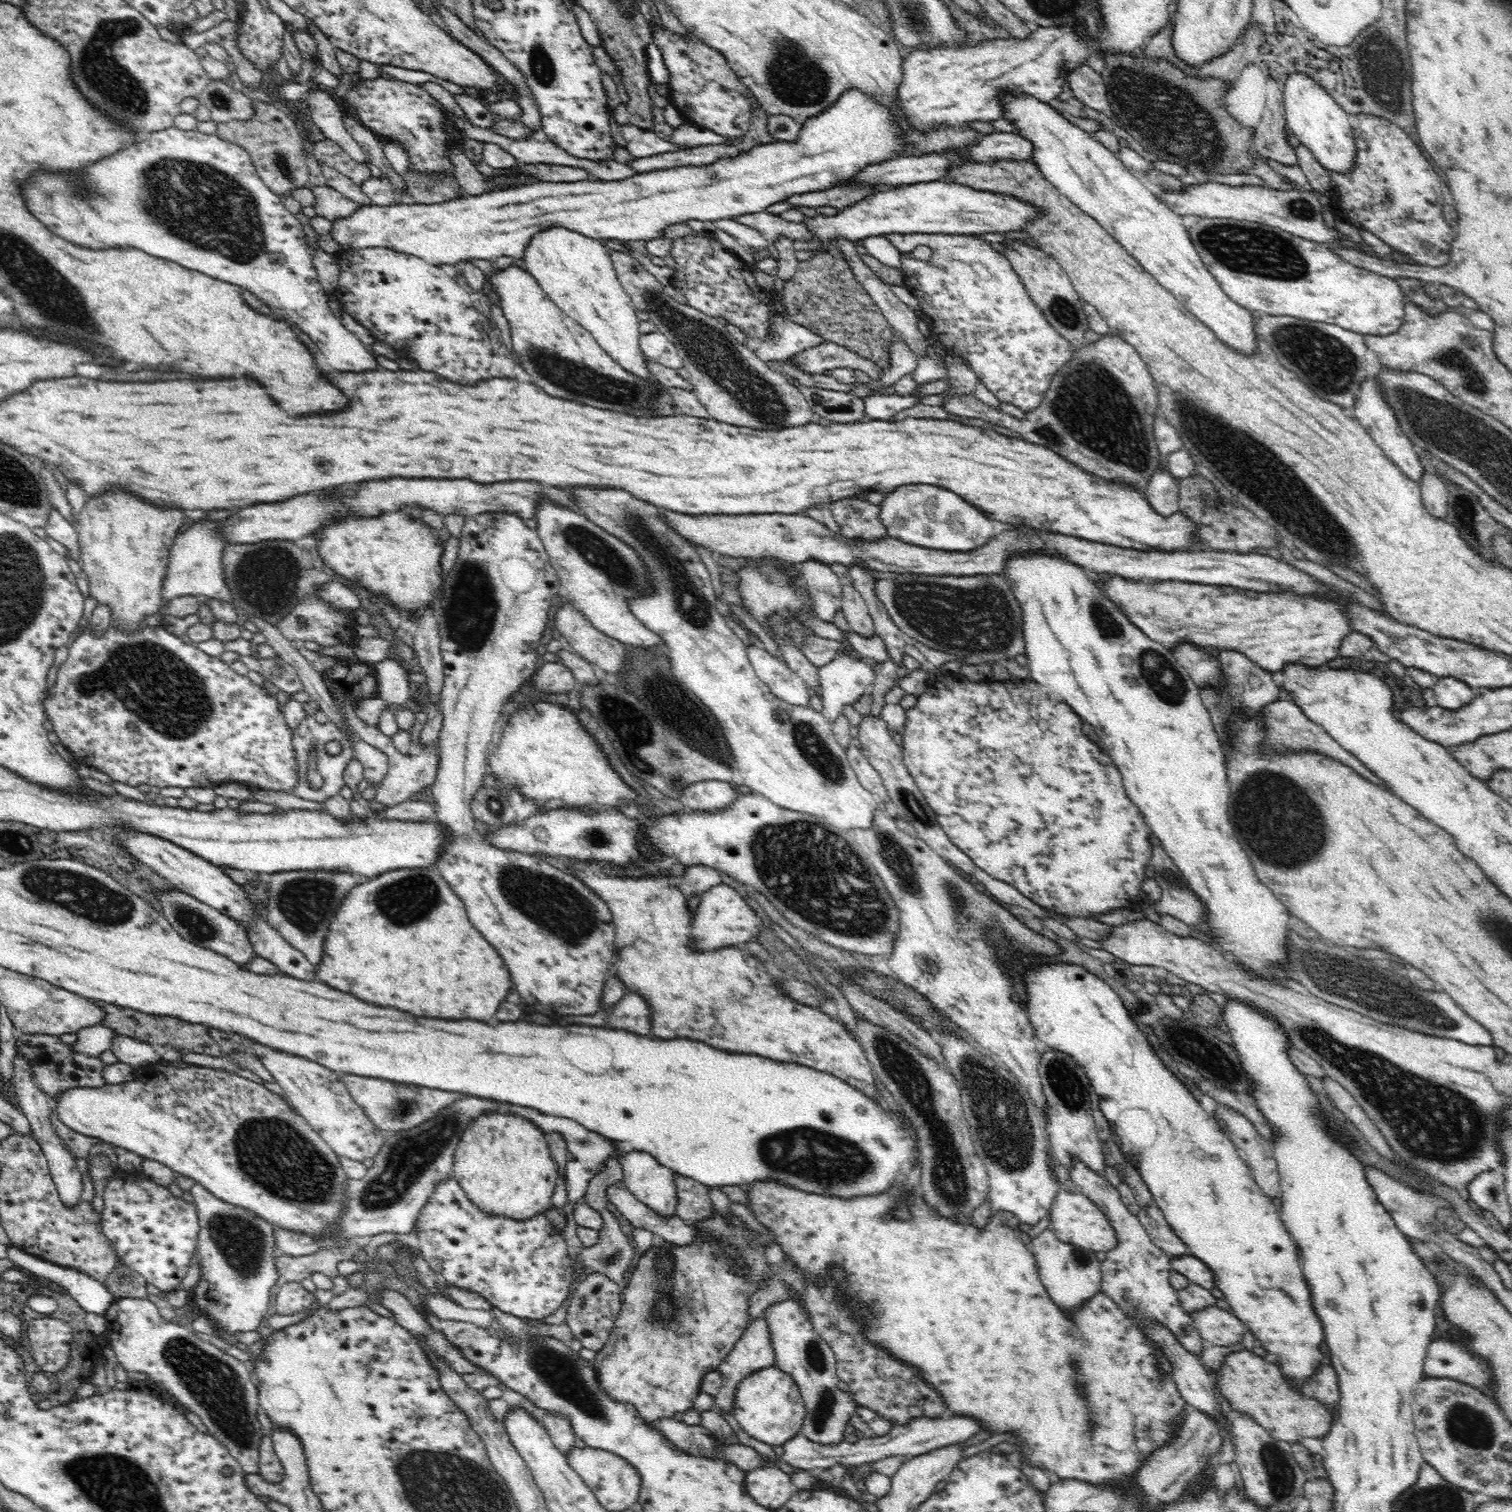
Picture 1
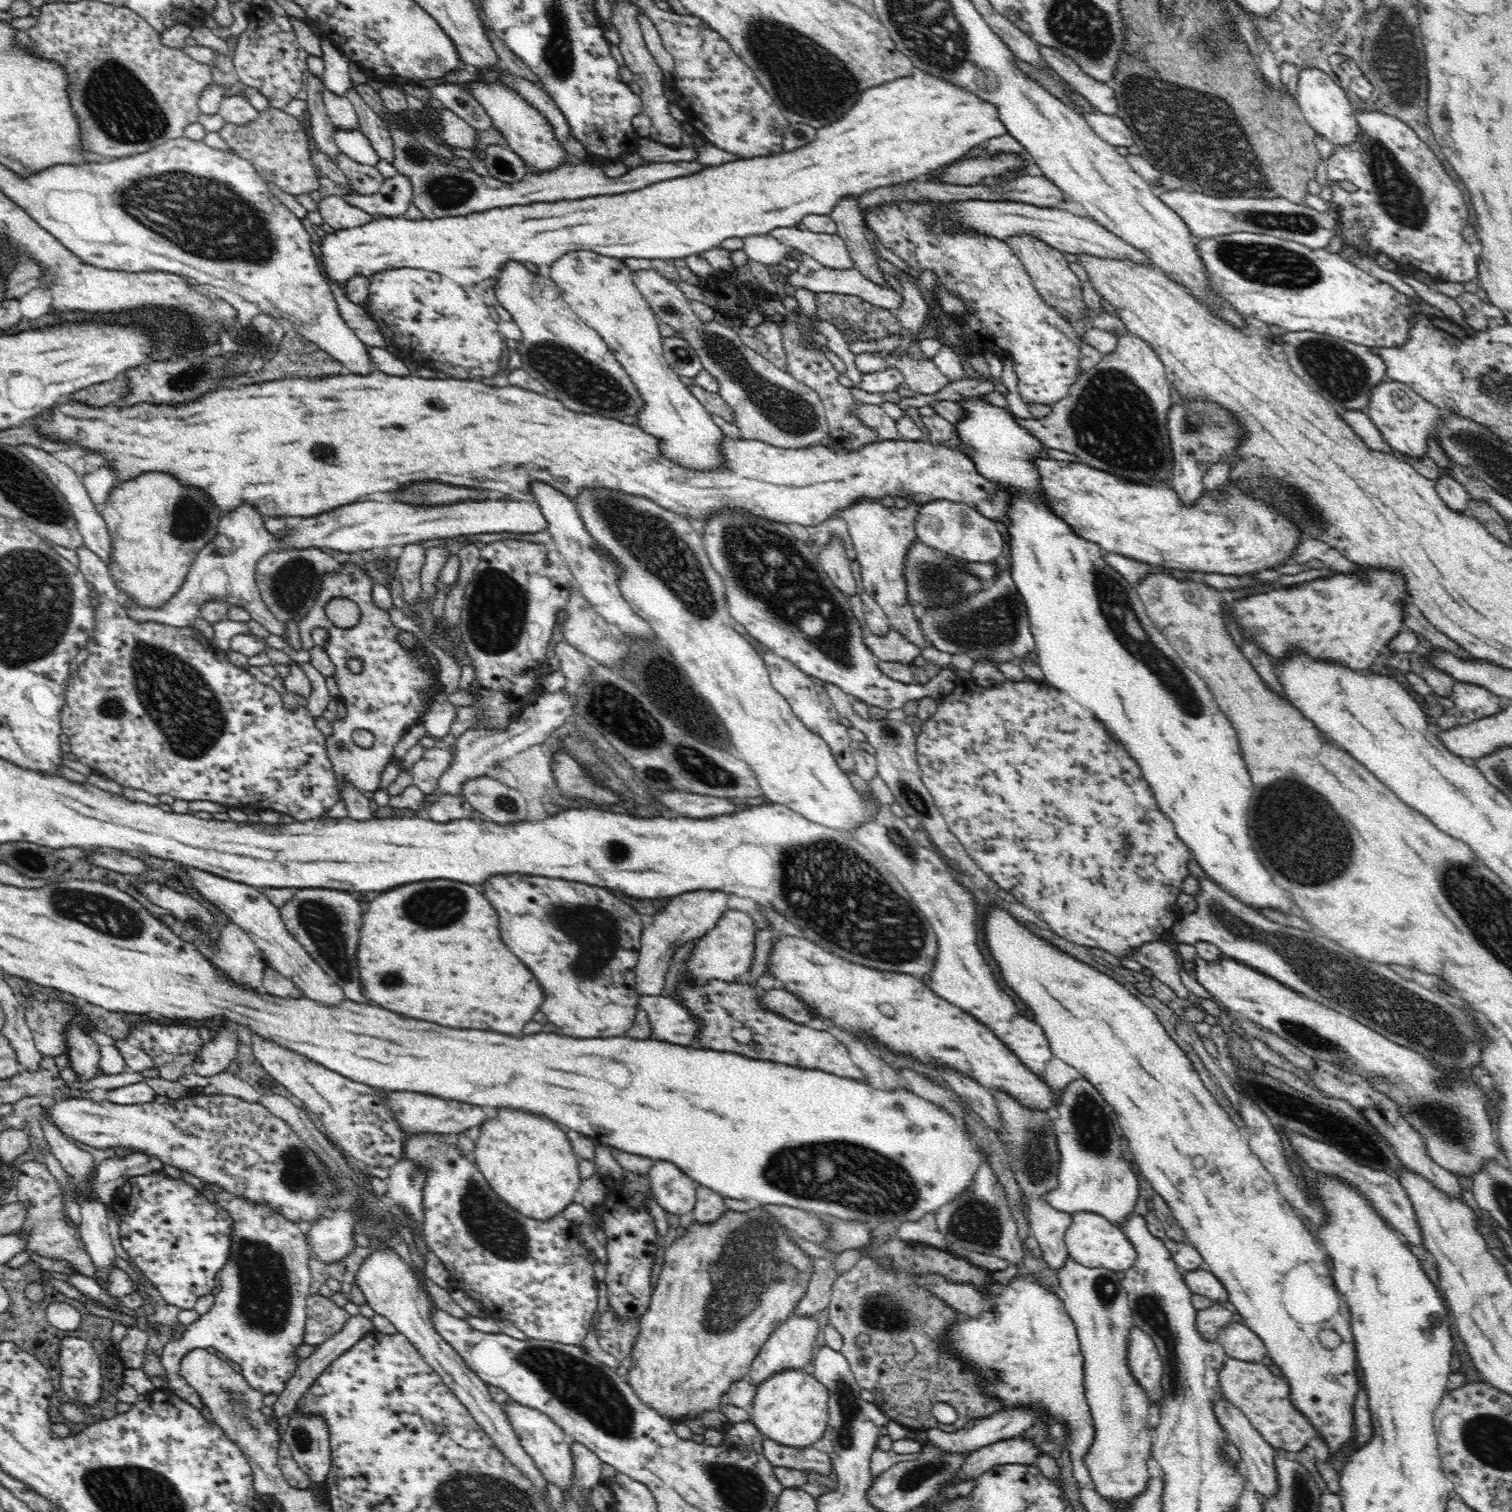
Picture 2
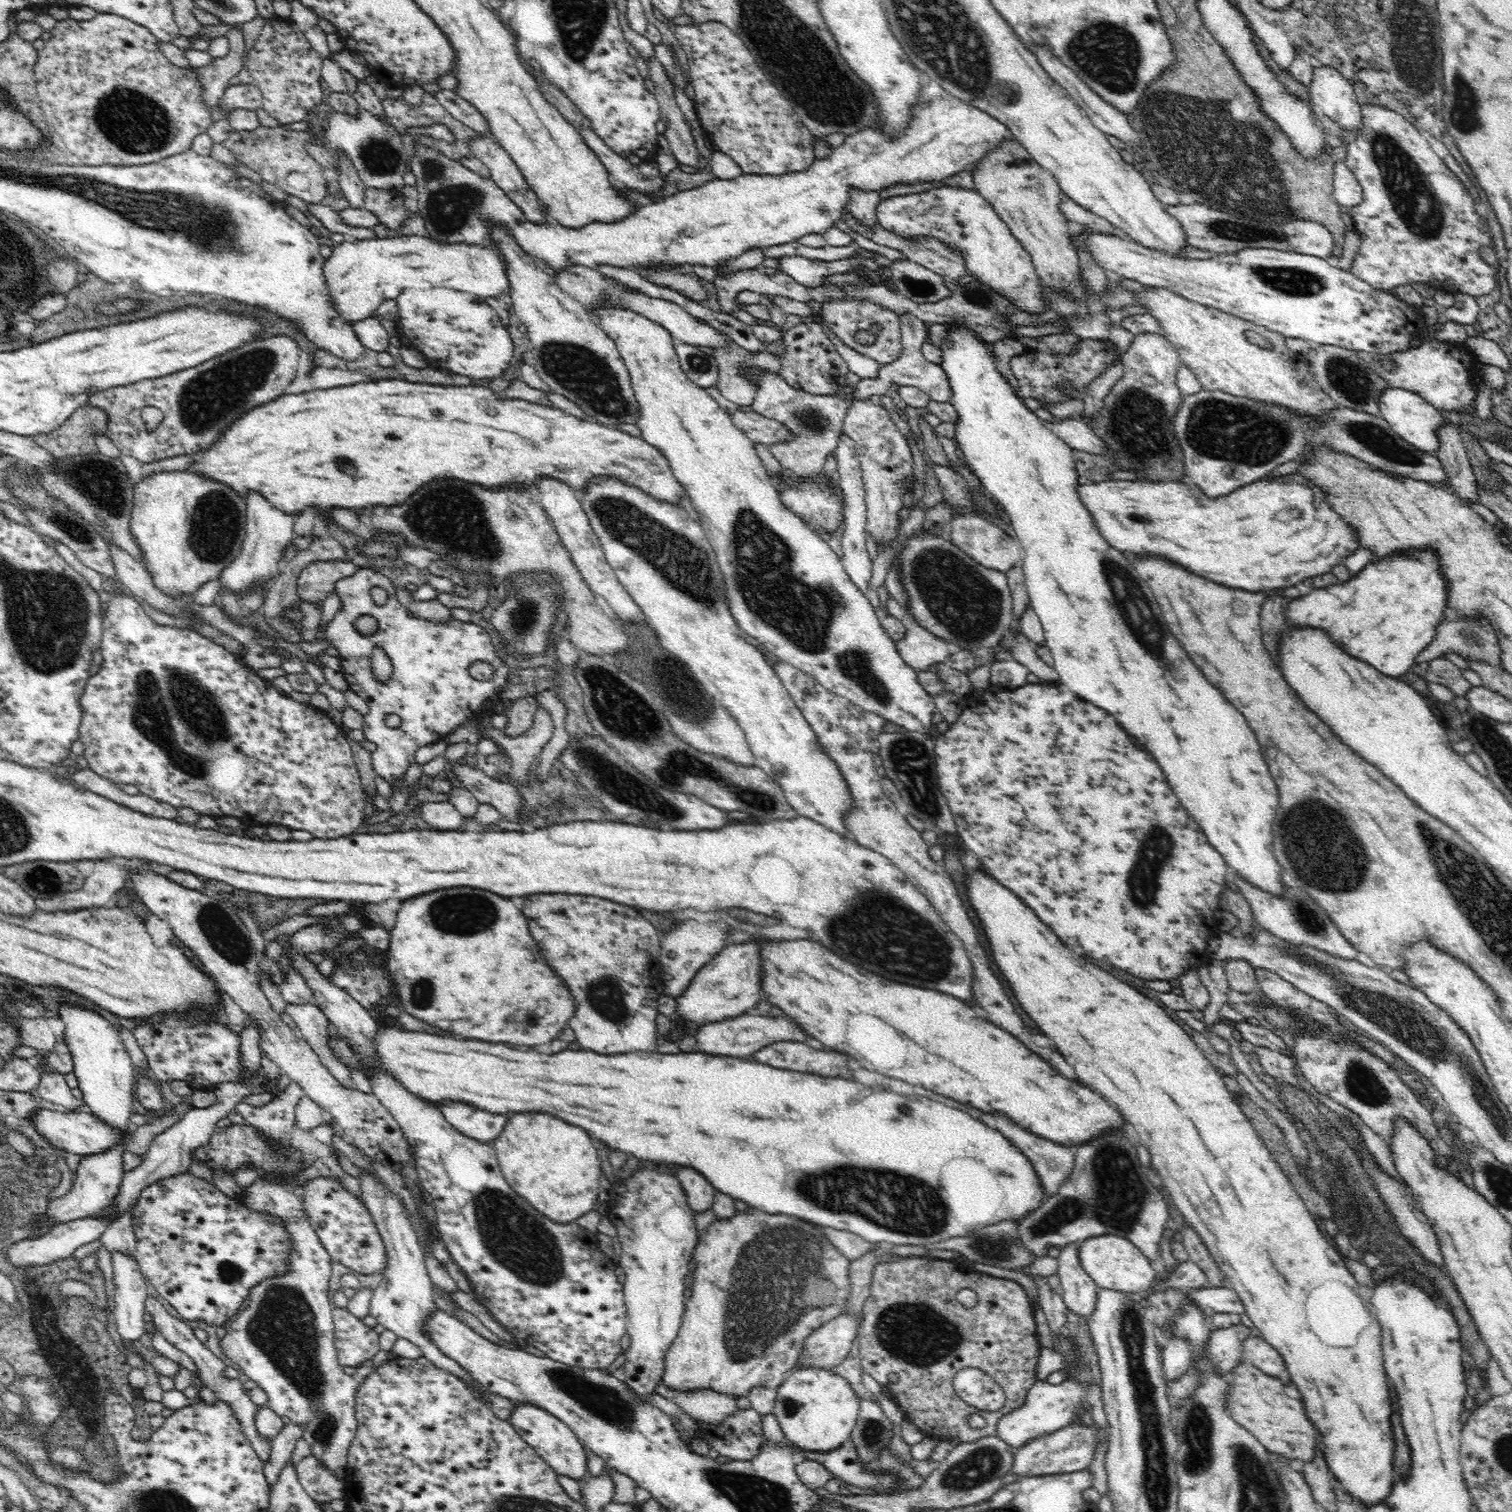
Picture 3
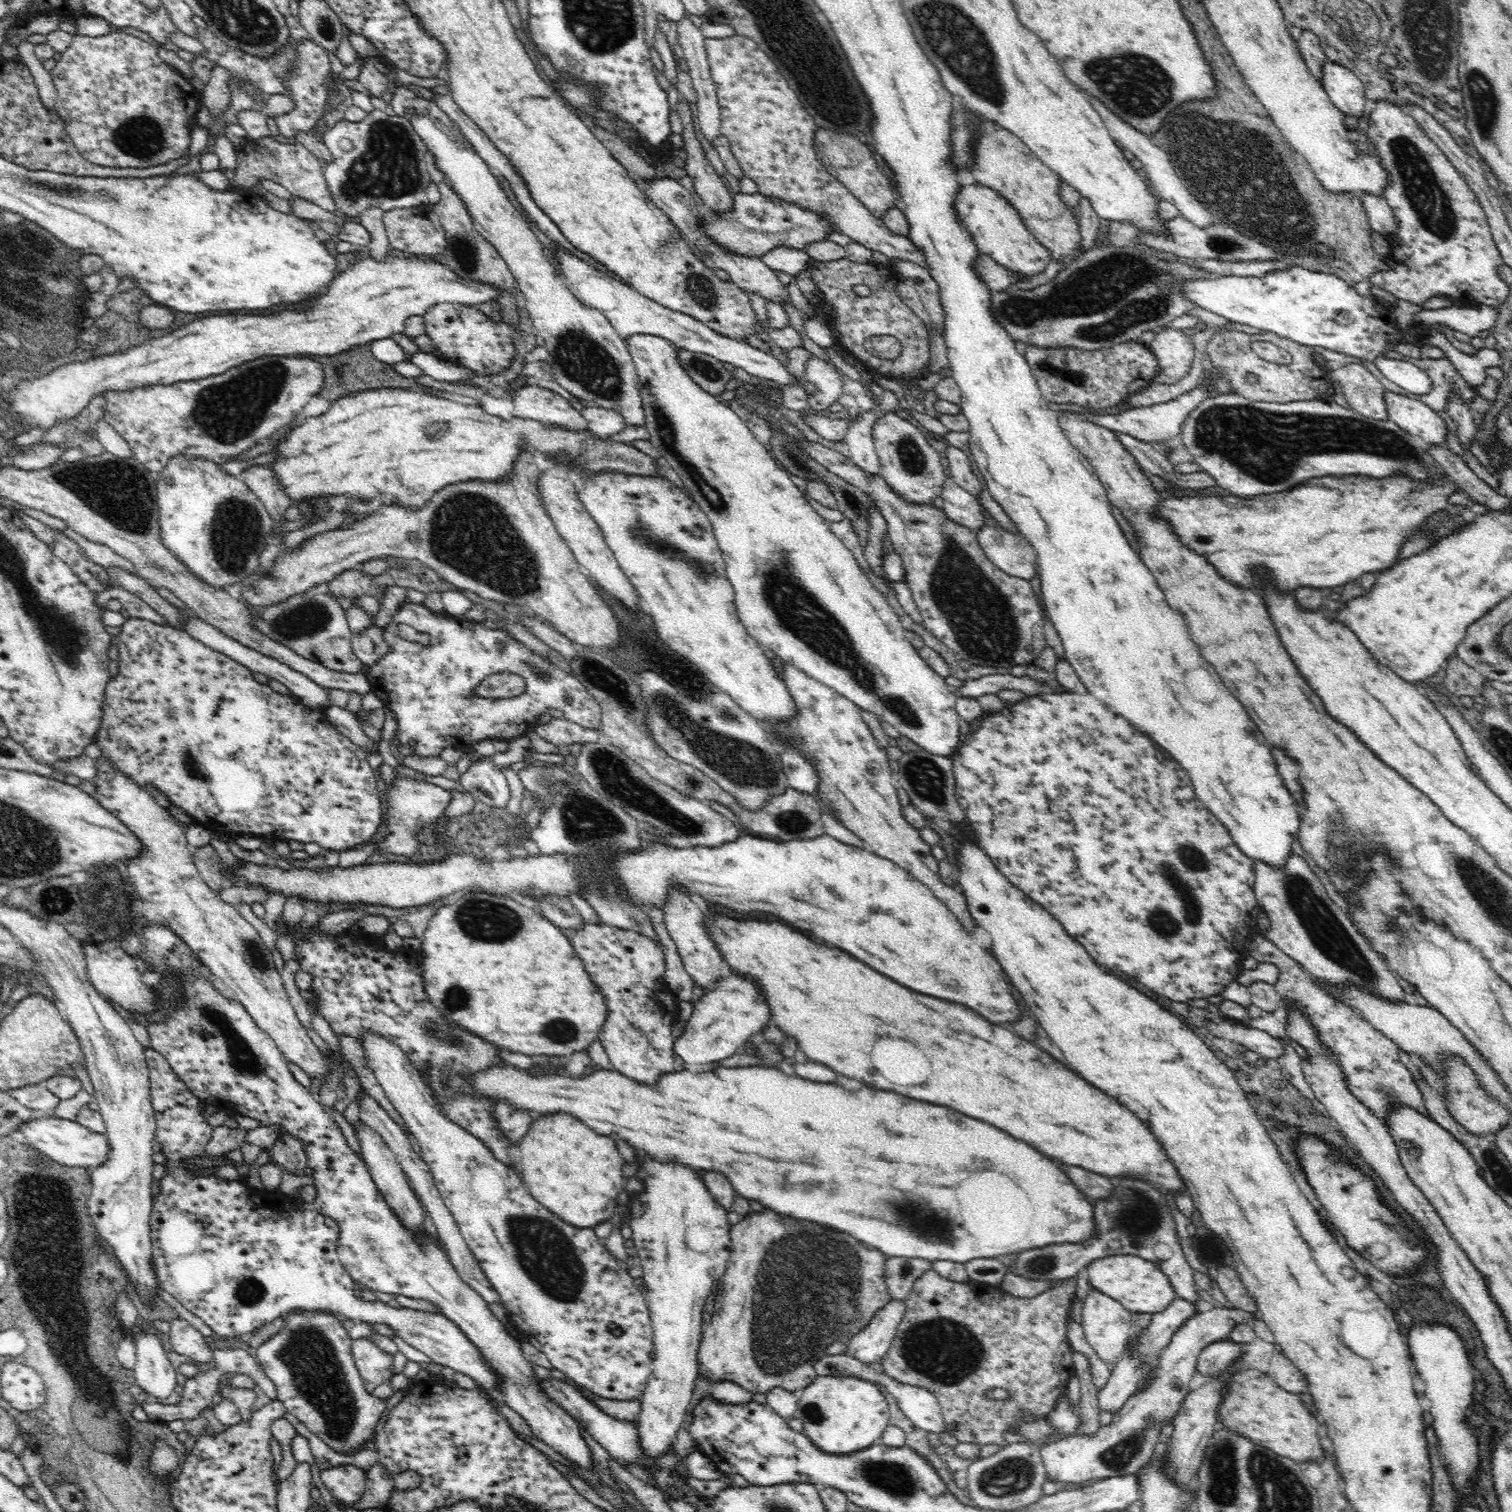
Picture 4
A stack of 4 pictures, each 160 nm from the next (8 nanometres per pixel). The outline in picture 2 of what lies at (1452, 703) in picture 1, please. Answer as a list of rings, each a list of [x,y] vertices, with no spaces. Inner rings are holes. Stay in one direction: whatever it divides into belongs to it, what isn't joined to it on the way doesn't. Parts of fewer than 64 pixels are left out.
[[[1458,682],[1454,685],[1451,698],[1457,704],[1455,711],[1461,712],[1470,720],[1493,716],[1501,707],[1499,706],[1501,697],[1494,695],[1487,688],[1480,688],[1478,685],[1465,682]]]

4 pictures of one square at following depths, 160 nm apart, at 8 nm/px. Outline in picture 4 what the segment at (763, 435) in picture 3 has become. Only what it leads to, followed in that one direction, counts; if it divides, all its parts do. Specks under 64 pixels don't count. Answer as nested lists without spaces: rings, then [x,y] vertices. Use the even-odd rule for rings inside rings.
[[[808,441],[805,445],[800,443],[799,448],[809,452],[831,474],[866,493],[876,504],[887,522],[885,536],[902,557],[902,568],[908,573],[905,583],[910,588],[911,598],[916,602],[912,609],[927,630],[954,650],[960,659],[978,666],[1011,669],[1013,666],[1034,665],[1044,649],[1052,649],[1046,642],[1046,616],[1041,604],[1036,604],[1037,592],[1034,592],[1033,585],[1030,581],[1010,576],[996,567],[981,550],[981,544],[977,542],[977,535],[974,535],[972,529],[950,520],[934,504],[903,500],[897,492],[890,490],[890,485],[878,474],[864,473],[849,457],[835,450],[813,441]]]

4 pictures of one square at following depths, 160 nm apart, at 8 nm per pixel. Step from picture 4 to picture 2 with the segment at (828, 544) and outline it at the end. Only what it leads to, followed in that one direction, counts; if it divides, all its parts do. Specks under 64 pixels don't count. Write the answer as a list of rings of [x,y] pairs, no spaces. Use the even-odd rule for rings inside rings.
[[[582,249],[558,256],[558,260],[552,263],[550,276],[560,284],[563,300],[583,322],[600,334],[612,355],[618,359],[618,363],[630,376],[645,403],[644,409],[635,415],[638,419],[638,427],[659,440],[660,453],[672,463],[691,472],[703,472],[703,474],[728,472],[730,467],[727,466],[727,460],[723,454],[724,431],[716,425],[704,405],[693,396],[680,379],[680,375],[676,375],[672,367],[666,363],[664,347],[662,347],[664,338],[659,329],[660,320],[651,311],[645,296],[636,288],[633,274],[626,264],[614,257],[602,256],[600,253]],[[724,508],[704,520],[704,550],[708,552],[707,558],[726,584],[729,614],[735,623],[742,624],[747,632],[766,648],[794,663],[812,678],[838,685],[852,700],[859,700],[868,706],[877,706],[887,711],[904,711],[909,702],[920,701],[924,697],[937,699],[938,696],[946,696],[946,692],[957,690],[955,682],[958,675],[945,667],[936,678],[922,685],[906,684],[882,672],[879,667],[882,660],[879,660],[865,643],[869,633],[865,625],[854,616],[849,596],[826,574],[818,560],[818,550],[809,546],[801,548],[801,544],[797,544],[793,525],[759,518],[739,508]],[[810,574],[814,574],[816,580],[810,580]]]

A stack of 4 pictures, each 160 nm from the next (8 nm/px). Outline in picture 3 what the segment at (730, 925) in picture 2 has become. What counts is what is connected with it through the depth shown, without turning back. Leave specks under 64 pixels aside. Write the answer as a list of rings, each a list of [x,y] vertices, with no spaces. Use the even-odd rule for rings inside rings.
[[[754,941],[733,943],[723,948],[718,956],[706,963],[692,979],[687,989],[677,997],[678,1020],[673,1024],[668,1041],[679,1044],[710,1023],[723,1023],[741,1017],[758,1006],[763,999],[761,992],[761,958]]]

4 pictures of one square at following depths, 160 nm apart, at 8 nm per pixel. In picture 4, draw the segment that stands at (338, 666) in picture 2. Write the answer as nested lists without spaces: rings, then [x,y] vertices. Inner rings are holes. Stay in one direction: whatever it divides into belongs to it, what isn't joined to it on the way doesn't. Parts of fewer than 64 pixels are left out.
[[[405,602],[400,608],[400,611],[396,613],[394,616],[393,624],[389,629],[383,629],[384,631],[384,640],[391,645],[392,650],[388,655],[381,660],[376,666],[368,666],[368,679],[370,679],[372,683],[372,691],[374,694],[378,696],[378,698],[382,698],[384,700],[386,707],[389,708],[394,714],[396,714],[396,718],[398,718],[398,736],[396,743],[401,744],[403,746],[414,746],[414,750],[416,750],[416,754],[420,756],[430,756],[430,757],[439,757],[440,752],[442,752],[443,748],[457,748],[458,750],[466,750],[468,746],[472,746],[478,741],[488,740],[488,739],[496,739],[496,740],[507,740],[510,741],[512,739],[518,737],[526,737],[527,734],[535,728],[539,724],[544,724],[545,721],[549,719],[550,712],[552,710],[558,710],[558,712],[564,713],[564,718],[566,720],[575,722],[580,726],[586,728],[592,720],[596,720],[596,718],[600,718],[600,705],[596,704],[596,699],[588,692],[588,689],[577,679],[574,674],[570,674],[564,671],[562,668],[554,665],[552,661],[550,661],[547,657],[542,655],[538,655],[534,653],[531,649],[529,649],[524,643],[518,641],[515,637],[513,637],[508,631],[504,631],[502,629],[499,630],[491,630],[480,624],[480,622],[471,621],[468,618],[458,618],[456,616],[446,616],[446,615],[438,615],[432,613],[429,609],[425,607],[424,604],[418,603],[410,603]],[[401,624],[407,624],[411,627],[415,628],[418,632],[423,632],[424,634],[428,634],[430,636],[430,646],[424,646],[424,644],[420,644],[418,642],[411,642],[406,639],[403,639],[400,636],[399,628]],[[536,670],[545,670],[547,674],[550,674],[552,677],[555,677],[555,680],[542,680],[538,675],[536,675]],[[508,672],[512,674],[516,674],[522,677],[522,680],[525,682],[525,690],[521,695],[512,698],[503,698],[503,699],[474,699],[474,690],[476,687],[486,679],[490,678],[492,675],[497,675],[498,673]]]

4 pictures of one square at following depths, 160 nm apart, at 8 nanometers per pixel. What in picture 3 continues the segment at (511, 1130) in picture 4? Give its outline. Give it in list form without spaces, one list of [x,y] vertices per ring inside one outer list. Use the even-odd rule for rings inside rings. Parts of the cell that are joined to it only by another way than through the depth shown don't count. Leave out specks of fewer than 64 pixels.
[[[438,1102],[438,1111],[463,1135],[487,1143],[497,1139],[509,1121],[508,1114],[496,1114],[468,1103]]]

